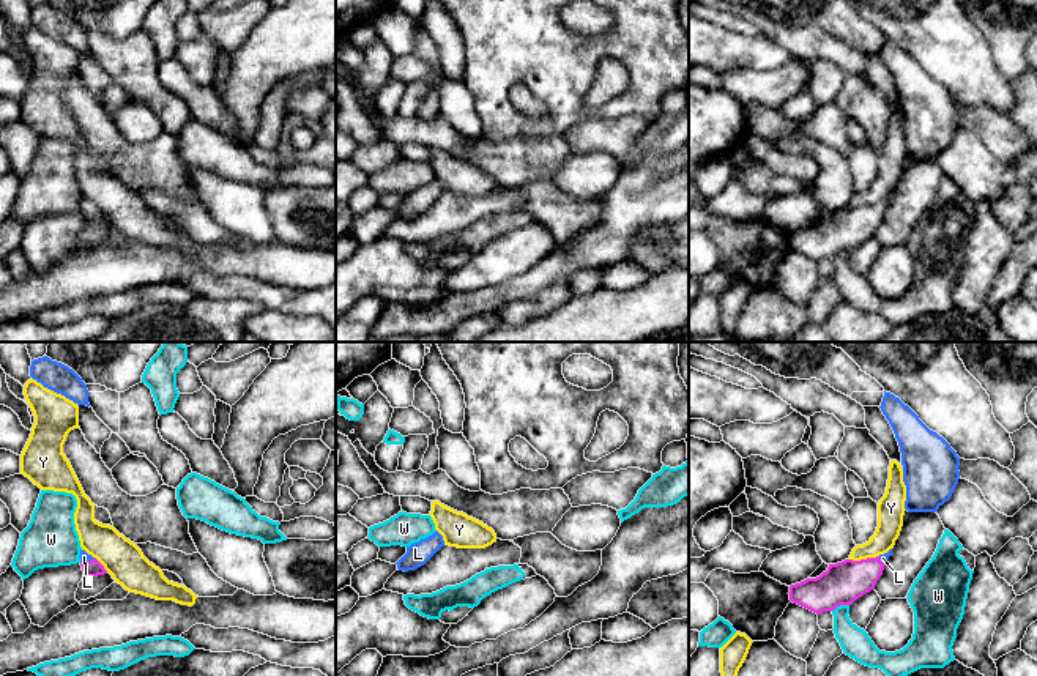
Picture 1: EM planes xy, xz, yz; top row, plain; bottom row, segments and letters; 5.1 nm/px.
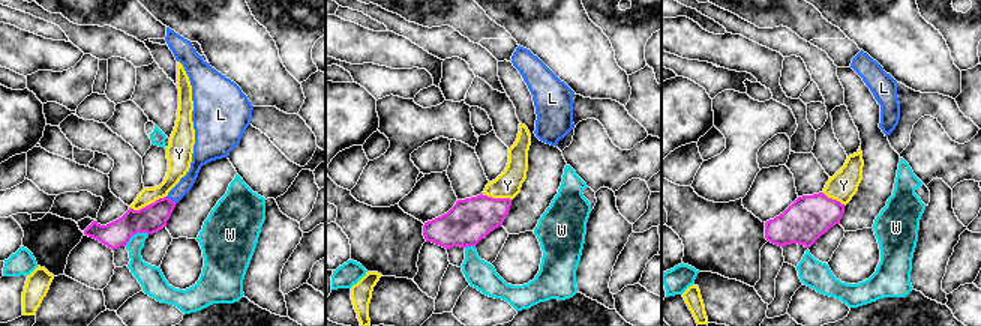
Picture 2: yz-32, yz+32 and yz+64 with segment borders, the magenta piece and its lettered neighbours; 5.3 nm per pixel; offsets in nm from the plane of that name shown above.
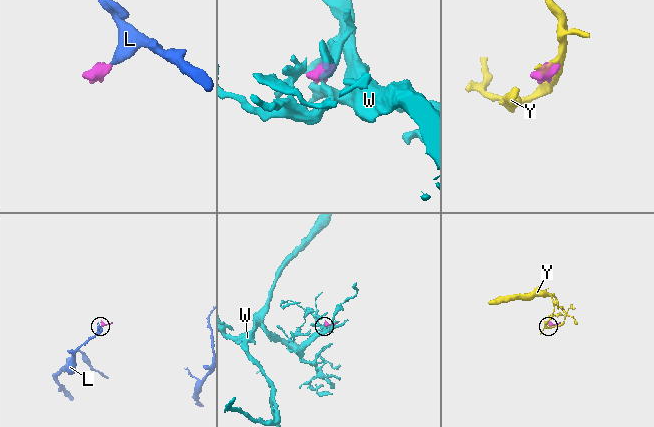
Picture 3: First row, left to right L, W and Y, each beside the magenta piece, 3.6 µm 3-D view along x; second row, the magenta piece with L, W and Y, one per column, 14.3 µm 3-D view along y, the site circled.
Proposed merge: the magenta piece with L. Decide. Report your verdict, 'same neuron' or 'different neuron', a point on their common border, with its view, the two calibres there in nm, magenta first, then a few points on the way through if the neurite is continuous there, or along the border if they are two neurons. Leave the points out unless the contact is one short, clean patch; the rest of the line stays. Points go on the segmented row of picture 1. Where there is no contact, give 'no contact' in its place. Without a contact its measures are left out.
same neuron; contact xy (87, 561); calibres 90 and 50 nm; way xy (93, 568), (87, 561), (84, 557)

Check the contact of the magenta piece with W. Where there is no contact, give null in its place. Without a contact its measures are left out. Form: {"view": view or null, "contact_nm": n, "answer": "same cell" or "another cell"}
{"view": "yz", "contact_nm": 100, "answer": "another cell"}

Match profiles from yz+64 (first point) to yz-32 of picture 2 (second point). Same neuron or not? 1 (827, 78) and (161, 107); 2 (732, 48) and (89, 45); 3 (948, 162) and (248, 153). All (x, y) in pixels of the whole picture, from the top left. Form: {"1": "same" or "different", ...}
{"1": "different", "2": "different", "3": "same"}

